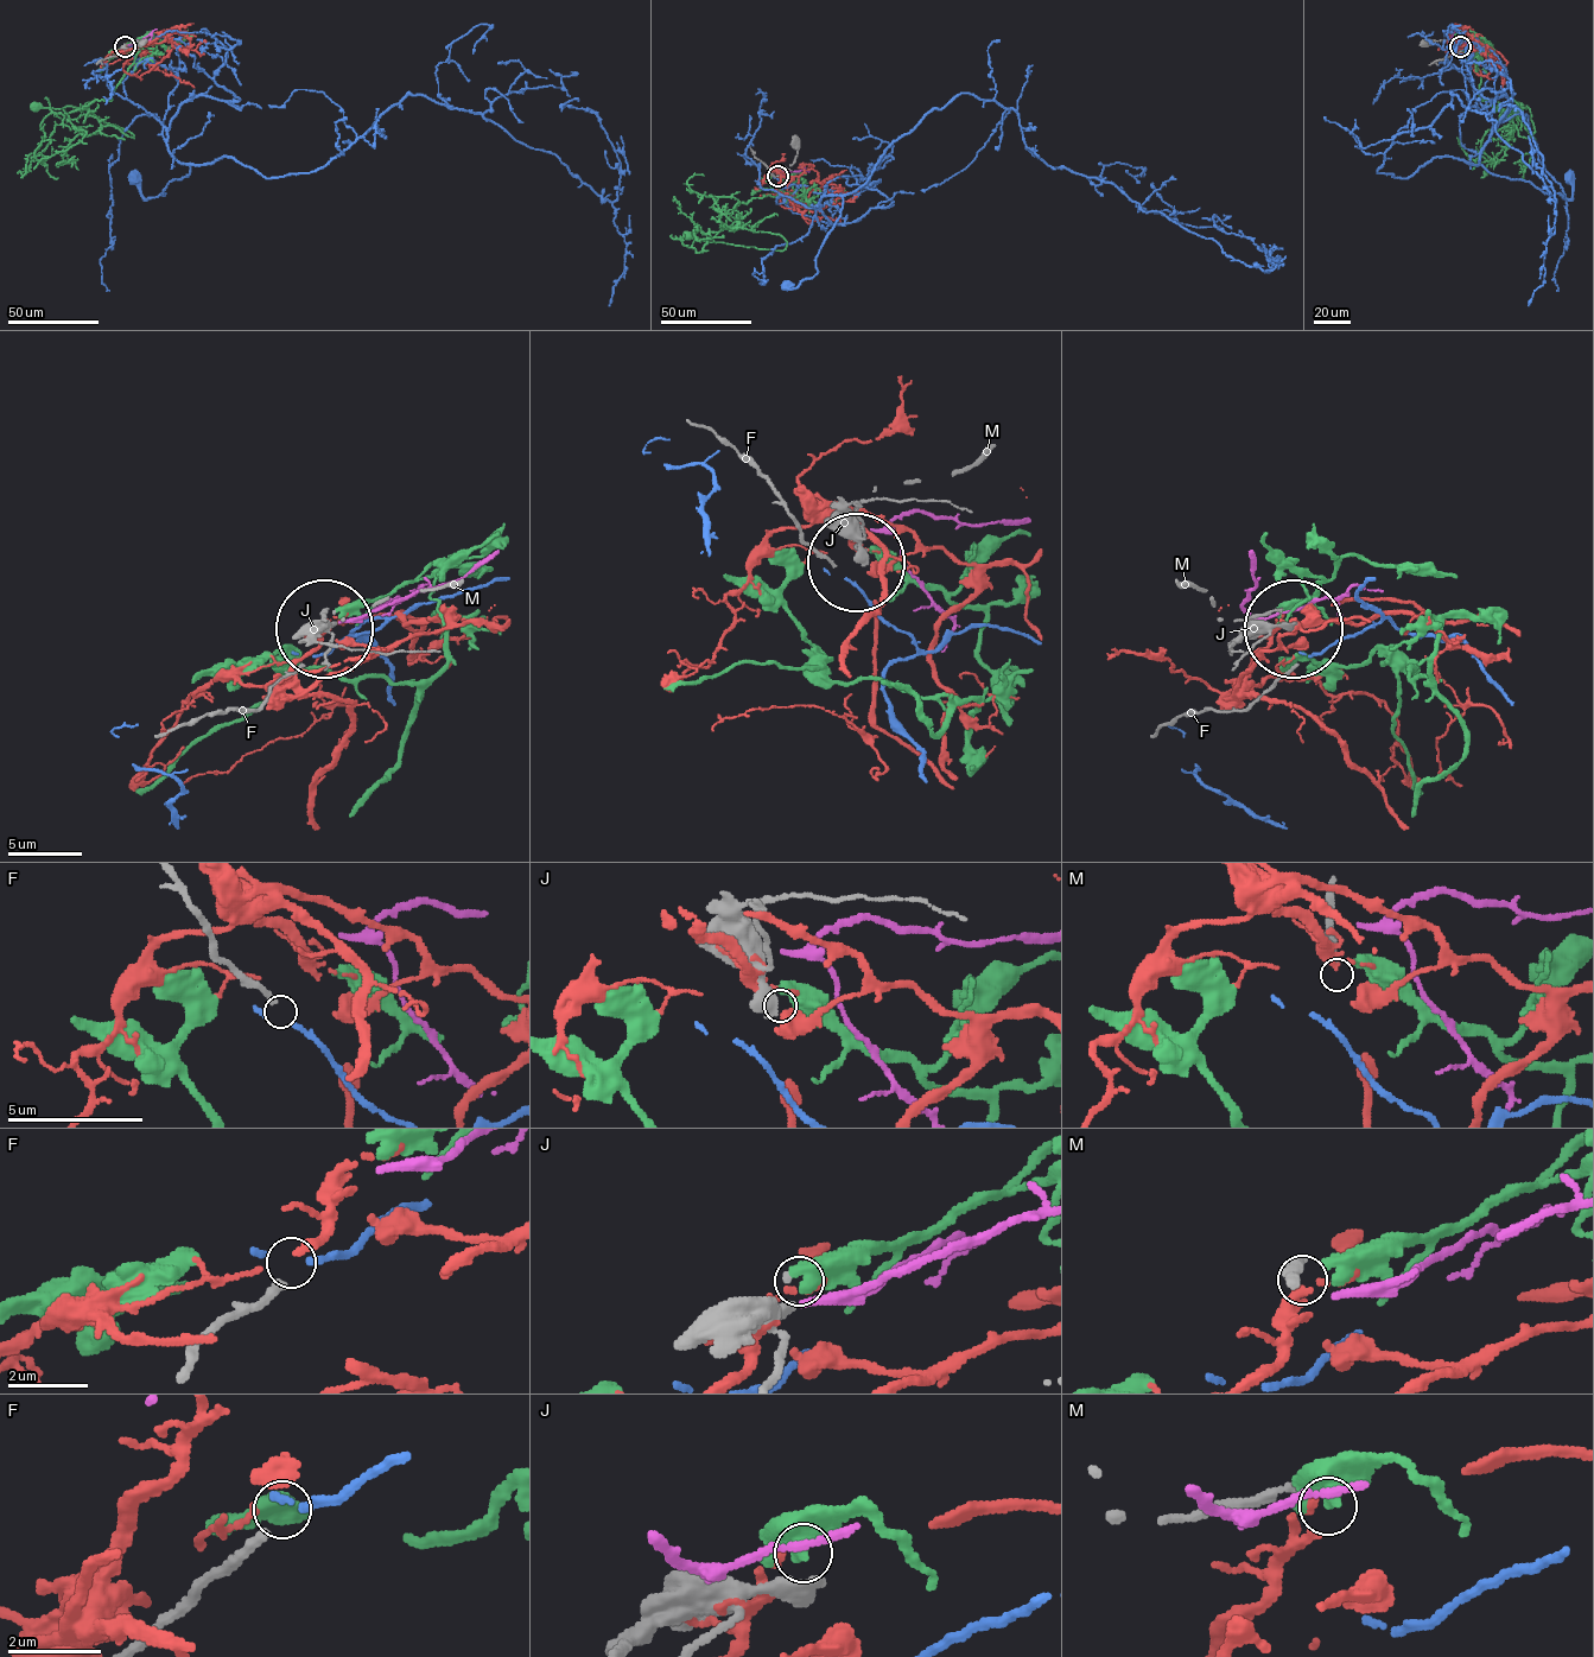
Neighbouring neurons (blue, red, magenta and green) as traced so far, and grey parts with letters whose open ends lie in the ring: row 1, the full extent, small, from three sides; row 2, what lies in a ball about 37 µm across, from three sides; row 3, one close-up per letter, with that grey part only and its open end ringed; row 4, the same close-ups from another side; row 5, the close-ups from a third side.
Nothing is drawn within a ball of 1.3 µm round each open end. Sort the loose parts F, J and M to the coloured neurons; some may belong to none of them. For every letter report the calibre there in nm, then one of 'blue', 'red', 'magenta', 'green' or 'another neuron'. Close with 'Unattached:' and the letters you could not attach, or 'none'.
F: 200 nm thick; blue
J: 280 nm thick; green
M: 190 nm thick; red
Unattached: none

